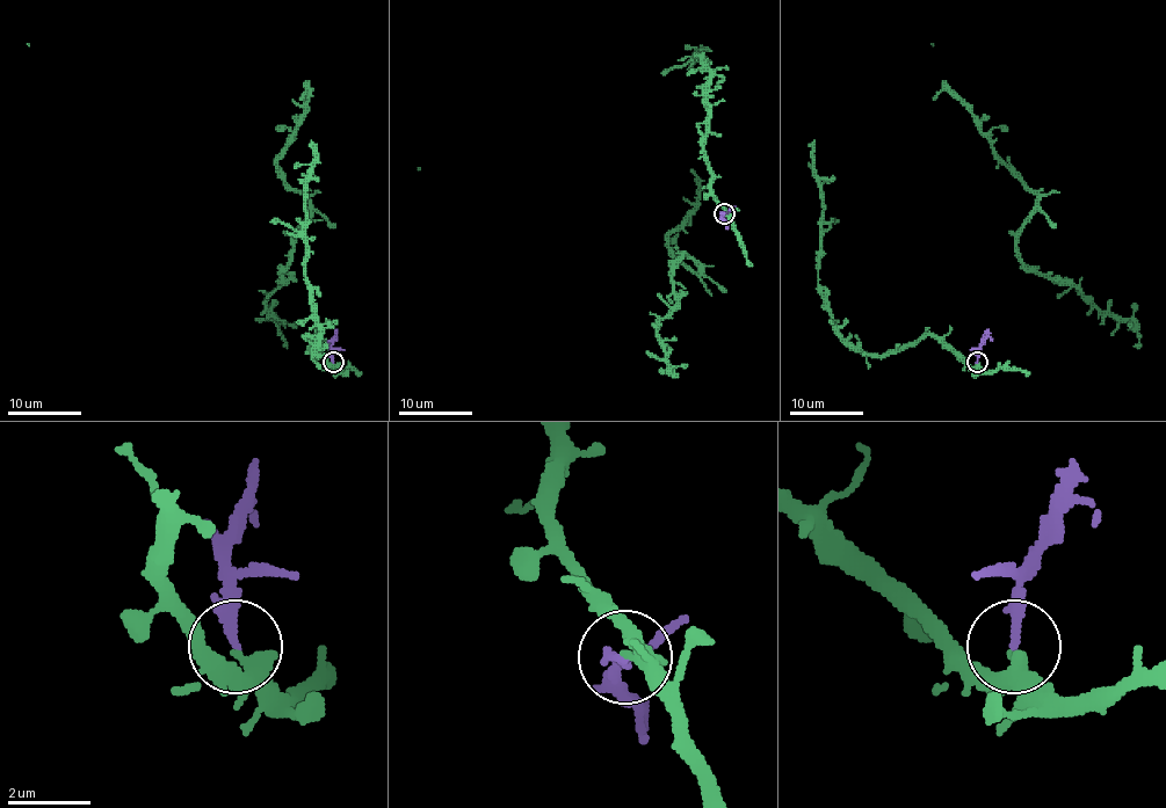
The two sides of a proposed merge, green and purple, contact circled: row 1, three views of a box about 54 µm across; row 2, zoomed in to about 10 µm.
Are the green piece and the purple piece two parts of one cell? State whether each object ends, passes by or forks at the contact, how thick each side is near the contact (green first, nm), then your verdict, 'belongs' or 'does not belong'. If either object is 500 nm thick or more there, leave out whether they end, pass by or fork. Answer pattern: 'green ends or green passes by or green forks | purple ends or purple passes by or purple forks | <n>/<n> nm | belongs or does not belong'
green passes by | purple ends | 320/200 nm | does not belong

